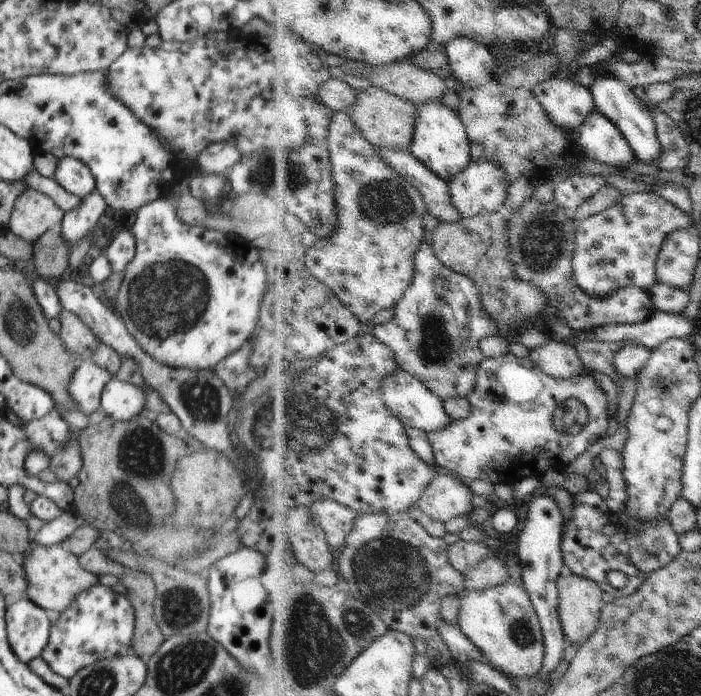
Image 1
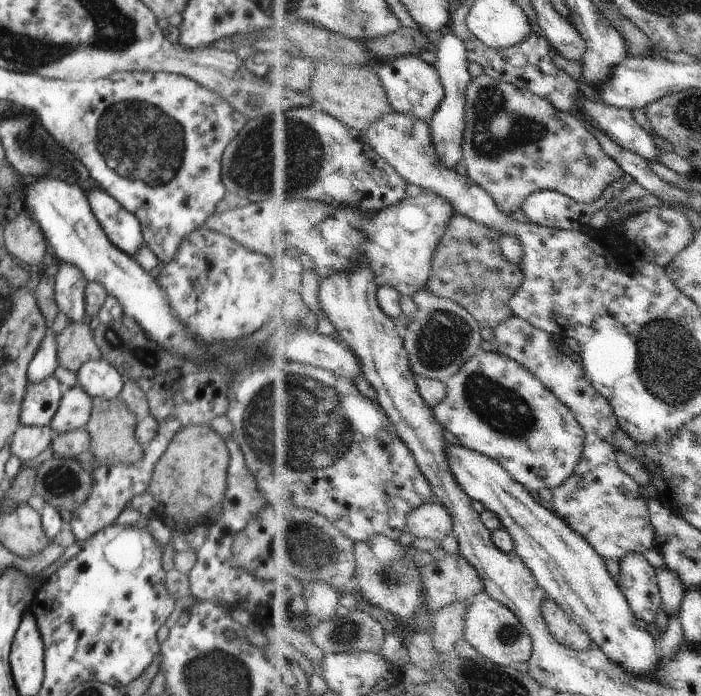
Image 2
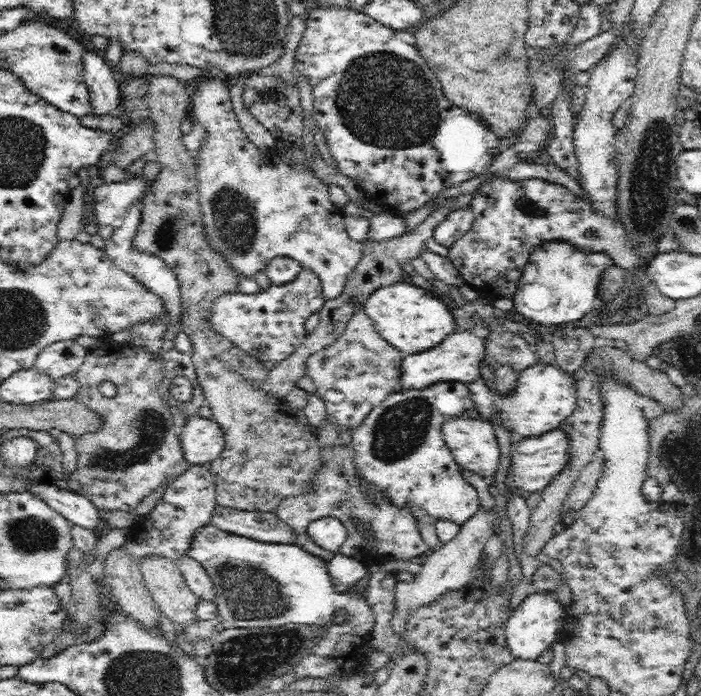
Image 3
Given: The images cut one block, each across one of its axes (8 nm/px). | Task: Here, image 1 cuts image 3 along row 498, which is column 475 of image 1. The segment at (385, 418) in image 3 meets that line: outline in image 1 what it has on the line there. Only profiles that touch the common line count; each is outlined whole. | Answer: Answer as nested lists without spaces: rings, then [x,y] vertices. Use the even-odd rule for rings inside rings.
[[[512,353],[498,357],[487,358],[478,373],[478,386],[469,398],[473,404],[472,414],[464,420],[454,421],[448,428],[429,433],[433,440],[437,464],[458,473],[470,480],[484,479],[493,484],[514,484],[530,477],[540,478],[554,468],[566,470],[570,462],[576,462],[582,454],[586,454],[600,438],[606,438],[613,433],[615,418],[610,416],[610,400],[602,384],[591,373],[571,379],[559,379],[548,374],[533,359],[519,358]],[[571,398],[580,399],[589,408],[590,422],[577,435],[563,435],[557,431],[554,424],[554,413],[562,402]]]

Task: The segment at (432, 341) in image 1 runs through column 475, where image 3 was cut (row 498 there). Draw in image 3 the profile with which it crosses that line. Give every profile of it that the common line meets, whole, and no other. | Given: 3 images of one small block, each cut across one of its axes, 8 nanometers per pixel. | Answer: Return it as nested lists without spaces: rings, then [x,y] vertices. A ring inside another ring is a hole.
[[[337,438],[333,442],[320,442],[318,439],[317,445],[317,468],[314,474],[302,484],[300,492],[283,496],[273,510],[278,520],[289,528],[289,542],[303,546],[308,523],[330,515],[338,518],[347,532],[339,552],[333,553],[305,544],[306,552],[317,556],[326,565],[335,556],[342,556],[357,560],[367,569],[386,562],[410,560],[428,552],[430,545],[422,537],[411,512],[404,505],[384,495],[384,492],[378,491],[374,482],[366,479],[366,475],[358,467],[356,449],[351,444],[344,444]]]

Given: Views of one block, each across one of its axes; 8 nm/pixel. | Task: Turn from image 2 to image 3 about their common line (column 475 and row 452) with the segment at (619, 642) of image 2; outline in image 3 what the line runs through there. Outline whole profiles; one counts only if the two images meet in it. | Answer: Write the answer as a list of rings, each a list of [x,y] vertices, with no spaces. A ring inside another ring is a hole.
[[[467,416],[451,417],[440,422],[439,431],[443,443],[455,460],[455,464],[484,478],[496,471],[499,464],[500,449],[492,423]]]

